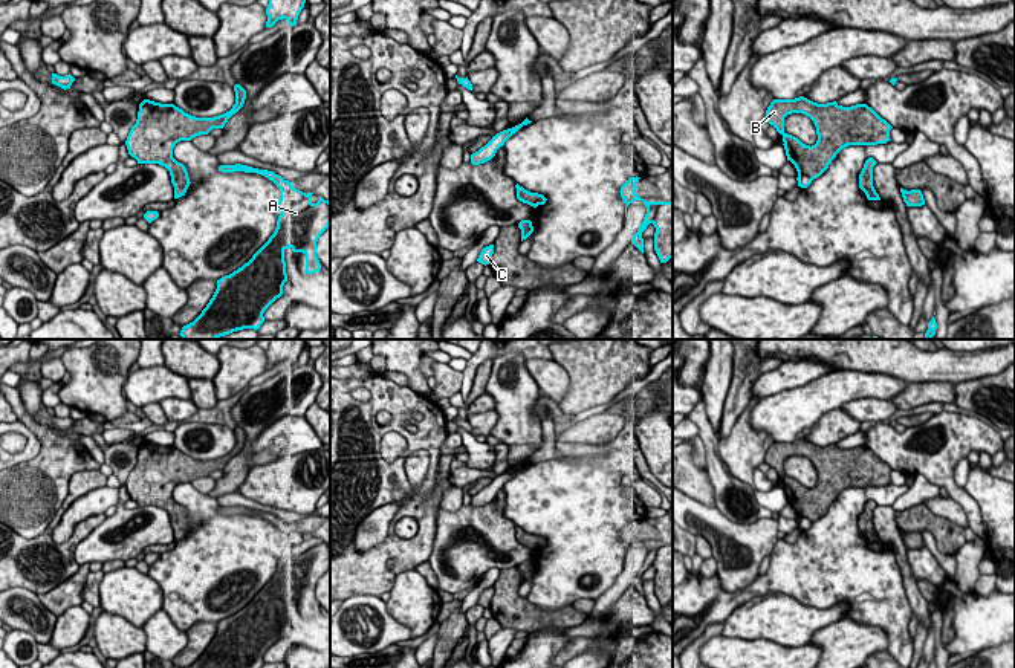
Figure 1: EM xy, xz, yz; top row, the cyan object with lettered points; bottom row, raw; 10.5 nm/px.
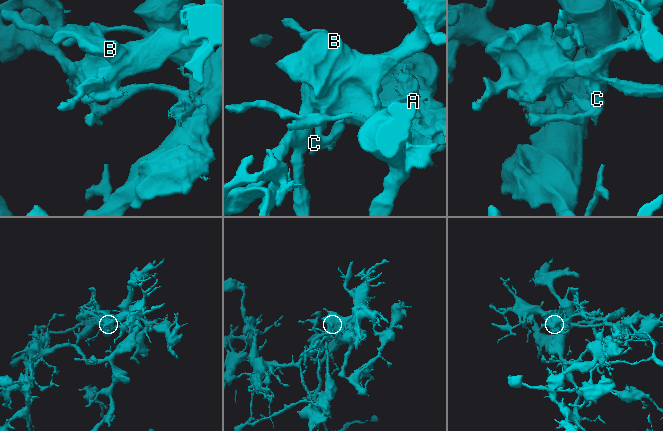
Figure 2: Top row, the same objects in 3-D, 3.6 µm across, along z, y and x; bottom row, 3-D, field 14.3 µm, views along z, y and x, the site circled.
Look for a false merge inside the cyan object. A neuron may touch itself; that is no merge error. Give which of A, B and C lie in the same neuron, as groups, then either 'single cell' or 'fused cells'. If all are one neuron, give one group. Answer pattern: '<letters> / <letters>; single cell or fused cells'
A / B C; fused cells

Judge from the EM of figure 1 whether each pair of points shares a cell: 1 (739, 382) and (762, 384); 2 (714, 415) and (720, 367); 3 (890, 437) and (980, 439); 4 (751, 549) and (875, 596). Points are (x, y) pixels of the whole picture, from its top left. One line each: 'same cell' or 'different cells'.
1: different cells
2: same cell
3: same cell
4: different cells

